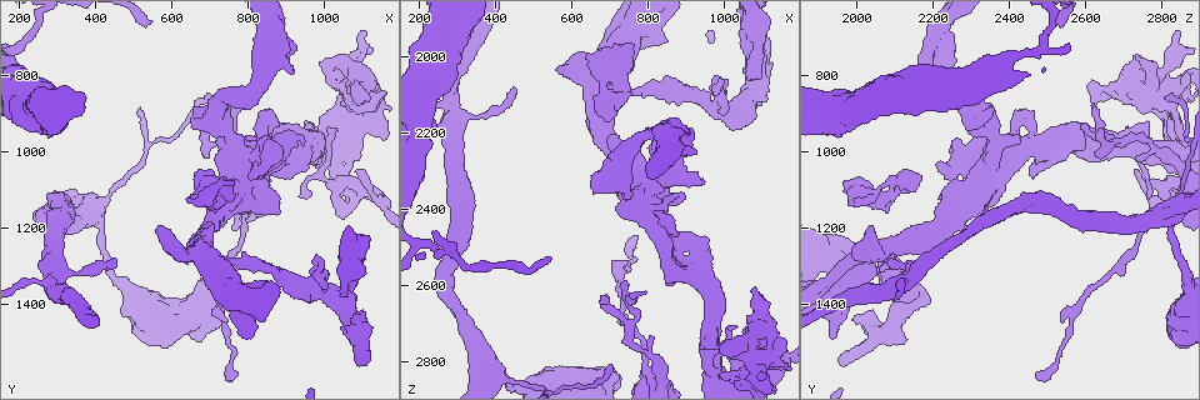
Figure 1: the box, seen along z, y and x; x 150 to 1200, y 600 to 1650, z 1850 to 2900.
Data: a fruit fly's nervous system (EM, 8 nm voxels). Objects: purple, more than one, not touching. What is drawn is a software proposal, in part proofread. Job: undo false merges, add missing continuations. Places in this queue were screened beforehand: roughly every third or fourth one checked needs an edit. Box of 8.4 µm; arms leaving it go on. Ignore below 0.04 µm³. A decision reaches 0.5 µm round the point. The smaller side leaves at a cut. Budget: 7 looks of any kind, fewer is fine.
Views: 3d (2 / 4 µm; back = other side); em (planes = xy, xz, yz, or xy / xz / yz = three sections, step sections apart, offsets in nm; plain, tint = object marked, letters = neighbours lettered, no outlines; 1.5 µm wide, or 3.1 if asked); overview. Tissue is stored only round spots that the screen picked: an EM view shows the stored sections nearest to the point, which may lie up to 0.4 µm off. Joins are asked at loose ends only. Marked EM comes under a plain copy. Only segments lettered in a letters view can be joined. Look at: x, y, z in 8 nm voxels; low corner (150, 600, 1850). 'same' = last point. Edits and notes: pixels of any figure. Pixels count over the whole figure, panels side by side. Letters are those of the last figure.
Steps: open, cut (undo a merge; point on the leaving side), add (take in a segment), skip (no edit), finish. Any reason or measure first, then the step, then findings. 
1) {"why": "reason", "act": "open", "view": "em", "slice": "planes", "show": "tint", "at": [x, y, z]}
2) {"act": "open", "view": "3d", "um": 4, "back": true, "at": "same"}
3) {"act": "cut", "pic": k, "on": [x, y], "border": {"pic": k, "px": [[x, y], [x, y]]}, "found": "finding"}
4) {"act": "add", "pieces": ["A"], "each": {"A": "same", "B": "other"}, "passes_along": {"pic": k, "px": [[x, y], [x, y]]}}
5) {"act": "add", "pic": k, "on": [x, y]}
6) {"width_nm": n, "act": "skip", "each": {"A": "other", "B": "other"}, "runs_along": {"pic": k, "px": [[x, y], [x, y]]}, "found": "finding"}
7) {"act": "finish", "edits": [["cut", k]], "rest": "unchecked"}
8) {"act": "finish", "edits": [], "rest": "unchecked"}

{"why": "stops while still wide", "act": "open", "view": "em", "um": 3.1, "slice": "planes", "show": "tint", "at": [1030, 940, 2710]}

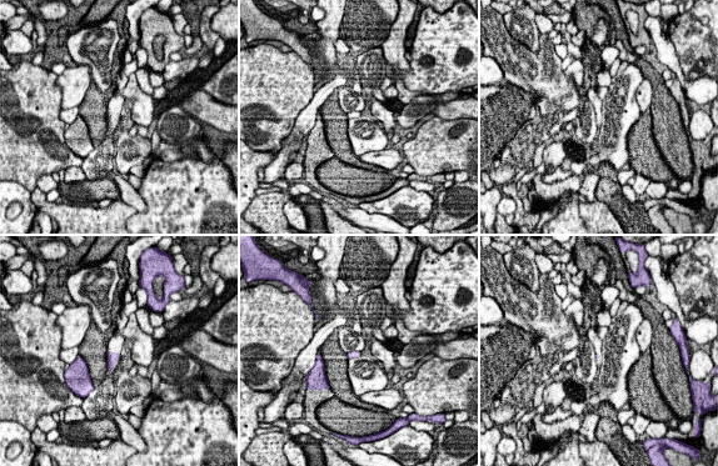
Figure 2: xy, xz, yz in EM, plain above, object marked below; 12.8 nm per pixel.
{"why": "what lies round it", "act": "open", "view": "em", "um": 3.1, "slice": "planes", "show": "letters", "at": "same"}

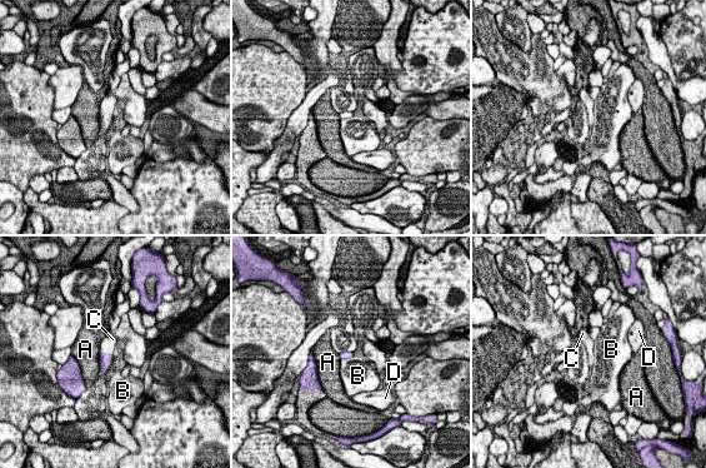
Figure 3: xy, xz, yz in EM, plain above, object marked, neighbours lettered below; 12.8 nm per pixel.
{"longest_contact_nm": ["A", 500], "act": "skip", "each": {"A": "other", "B": "other", "C": "other", "D": "other"}, "found": "none of them fits"}

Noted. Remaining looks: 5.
{"why": "sharp bend", "act": "open", "view": "em", "slice": "yz", "step": 8, "show": "letters", "at": [690, 1260, 2070]}

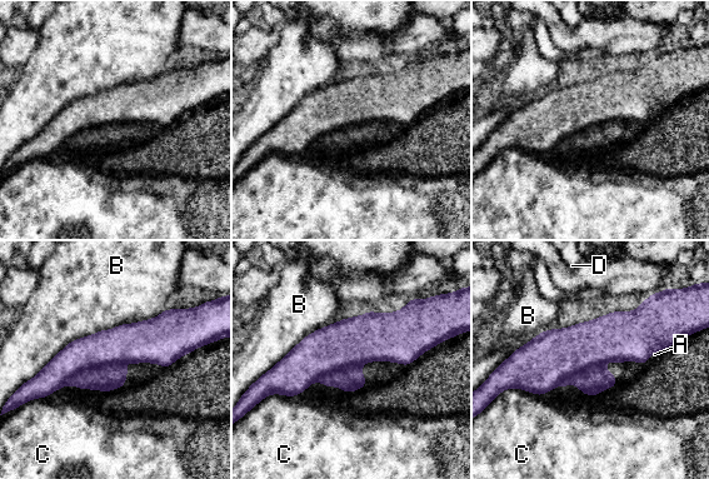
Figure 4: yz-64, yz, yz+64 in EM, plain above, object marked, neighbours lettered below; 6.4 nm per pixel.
{"longest_contact_nm": ["B", 1000], "act": "cut", "pic": 4, "on": [106, 378], "each": {"A": "other", "B": "other", "C": "other", "D": "other"}, "border": {"pic": 4, "px": [[121, 363], [83, 369], [70, 383]]}, "found": "a second neuron is stuck on"}

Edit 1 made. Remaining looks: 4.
{"why": "three-way junction", "act": "open", "view": "em", "slice": "xz", "step": 4, "show": "tint", "at": [285, 1345, 2125]}

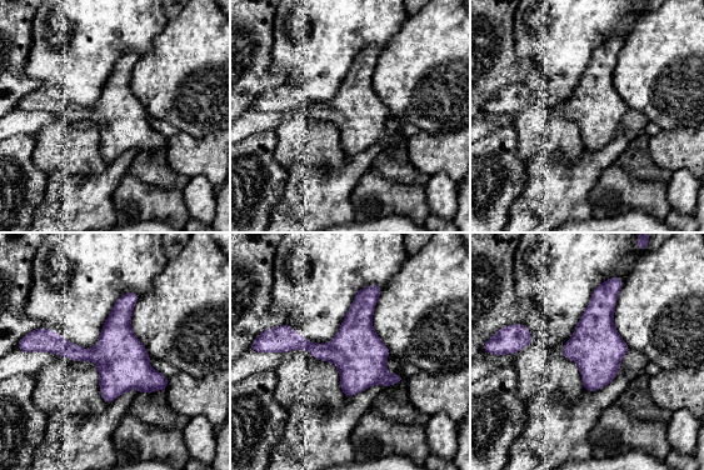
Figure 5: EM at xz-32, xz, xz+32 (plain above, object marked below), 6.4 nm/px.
{"act": "open", "view": "em", "slice": "xz", "step": 4, "show": "letters", "at": "same"}

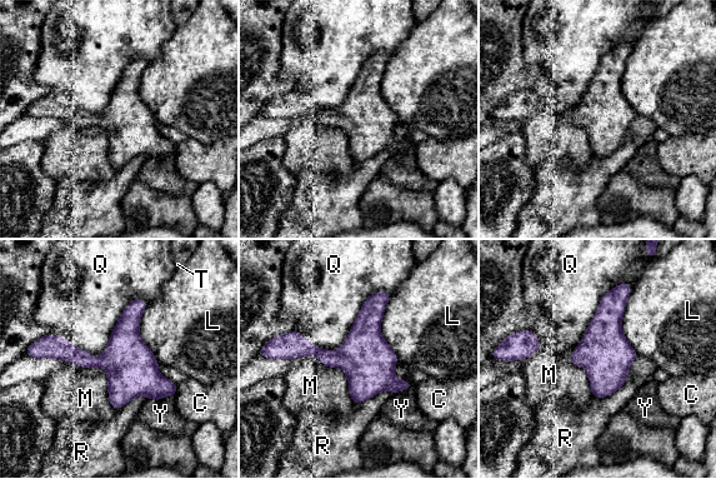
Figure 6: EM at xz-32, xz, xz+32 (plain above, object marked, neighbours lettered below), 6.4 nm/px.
{"act": "skip", "each": {"C": "other", "L": "other", "M": "other", "Q": "other", "R": "other", "T": "other", "Y": "other"}, "border": {"pic": 6, "px": [[637, 355], [620, 387], [592, 397]]}, "found": "one neuron here"}

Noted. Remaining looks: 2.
{"act": "finish", "edits": [["cut", 4]], "rest": "unchecked"}

